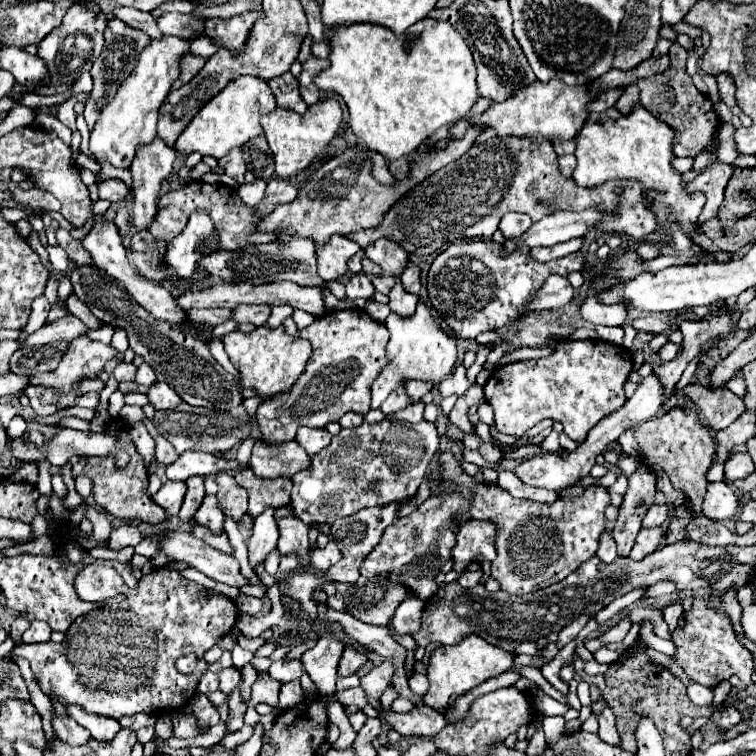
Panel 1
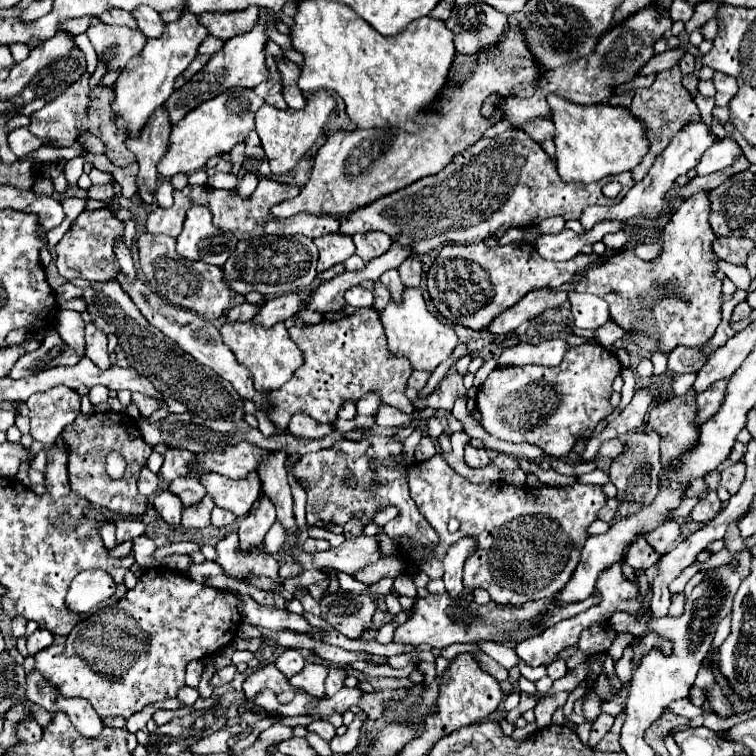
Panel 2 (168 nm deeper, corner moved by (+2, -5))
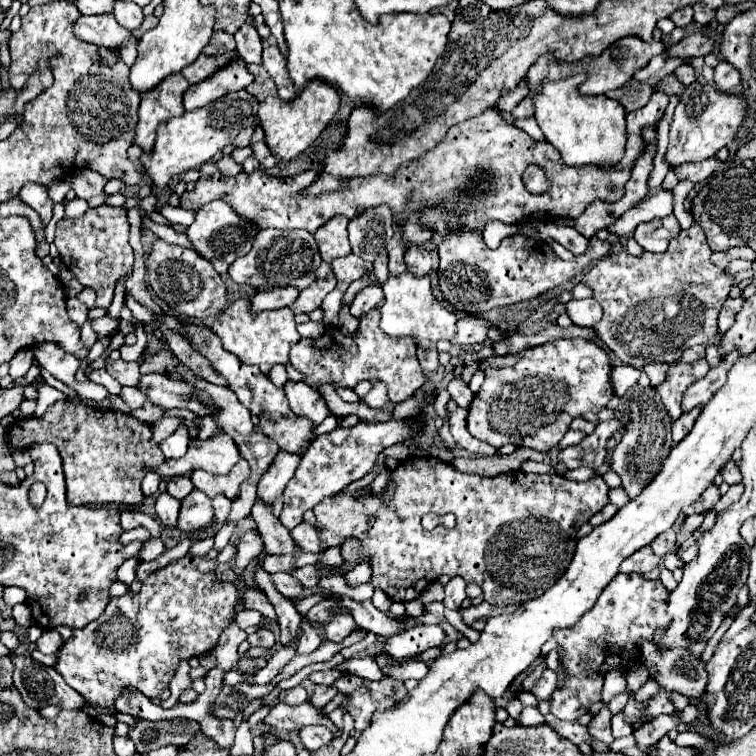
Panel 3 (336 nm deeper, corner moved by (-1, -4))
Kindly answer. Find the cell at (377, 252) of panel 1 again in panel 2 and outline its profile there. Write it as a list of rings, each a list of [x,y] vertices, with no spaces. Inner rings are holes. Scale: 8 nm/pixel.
[[[382,231],[354,235],[354,243],[356,243],[356,255],[362,257],[364,261],[372,261],[384,255],[392,247],[392,239]]]

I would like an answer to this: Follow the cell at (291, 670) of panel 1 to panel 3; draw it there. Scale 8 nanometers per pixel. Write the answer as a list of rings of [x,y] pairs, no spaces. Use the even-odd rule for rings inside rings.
[[[301,622],[301,636],[299,636],[297,654],[309,654],[309,652],[317,650],[319,644],[321,644],[319,630],[313,628],[309,622]]]

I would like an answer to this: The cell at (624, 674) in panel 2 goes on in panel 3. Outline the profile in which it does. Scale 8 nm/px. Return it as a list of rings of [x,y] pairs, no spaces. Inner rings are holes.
[[[619,712],[611,719],[612,734],[615,739],[630,735],[633,733],[633,729],[624,721],[623,712]]]

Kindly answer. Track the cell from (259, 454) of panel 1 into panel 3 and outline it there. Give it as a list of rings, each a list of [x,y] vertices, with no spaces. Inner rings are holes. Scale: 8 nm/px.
[[[219,434],[209,440],[191,440],[189,450],[179,460],[165,460],[161,466],[153,468],[159,476],[183,476],[191,474],[191,470],[205,470],[211,474],[227,474],[233,464],[239,460],[239,450],[227,434]]]

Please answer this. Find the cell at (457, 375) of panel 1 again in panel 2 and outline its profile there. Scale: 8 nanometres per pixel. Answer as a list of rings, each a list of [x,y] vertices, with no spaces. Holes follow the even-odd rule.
[[[452,371],[448,377],[442,379],[442,383],[436,387],[432,395],[428,395],[424,401],[416,399],[414,407],[434,407],[434,409],[452,411],[458,397],[468,397],[468,389],[462,383],[462,375]]]

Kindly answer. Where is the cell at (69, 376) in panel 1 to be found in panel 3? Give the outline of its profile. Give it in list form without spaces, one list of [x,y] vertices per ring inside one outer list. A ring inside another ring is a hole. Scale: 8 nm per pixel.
[[[69,298],[67,300],[67,312],[69,312],[69,318],[71,320],[75,320],[77,324],[83,324],[87,320],[89,308],[79,298]]]

